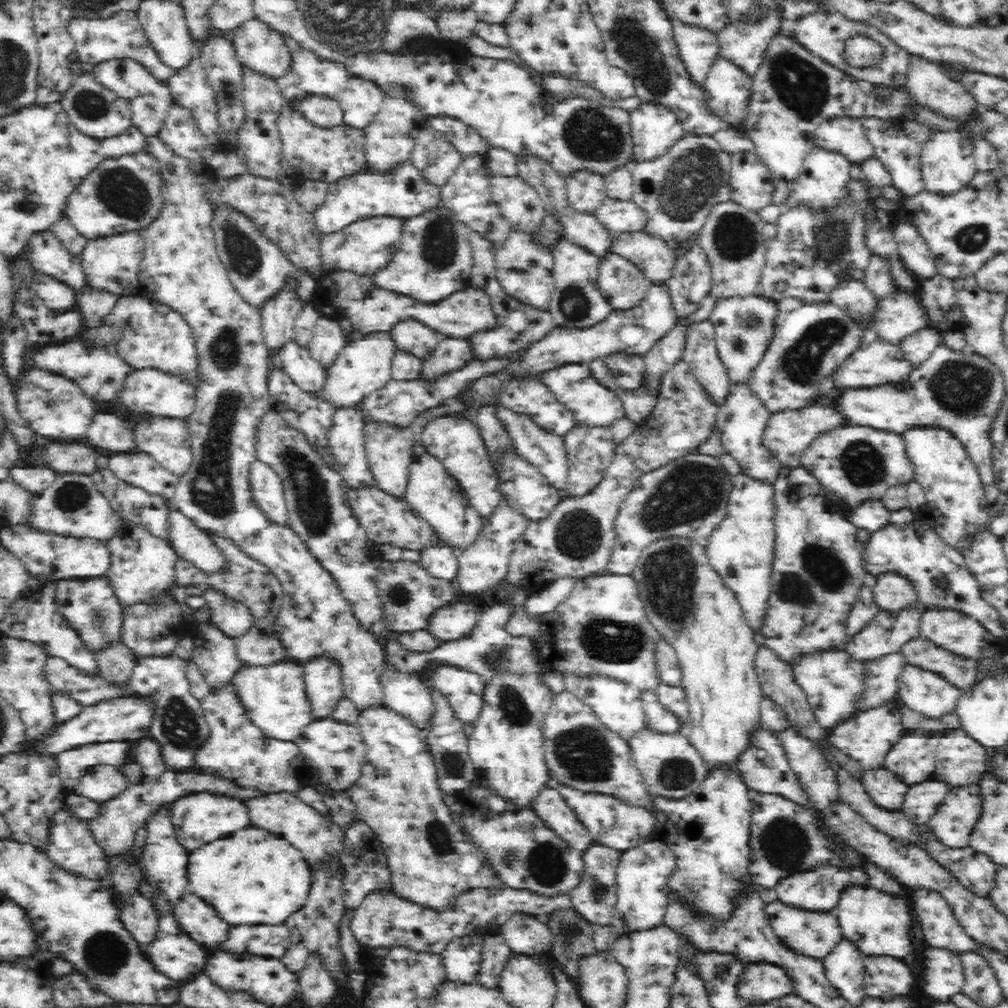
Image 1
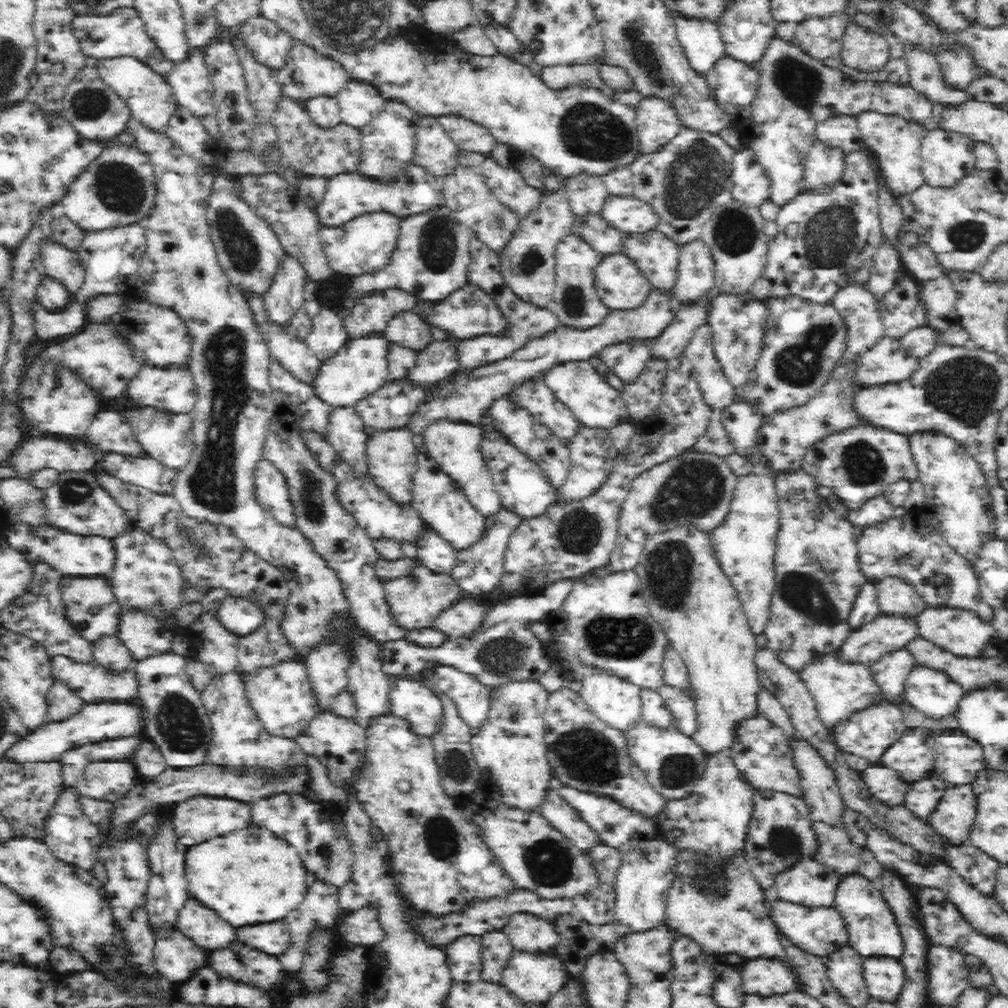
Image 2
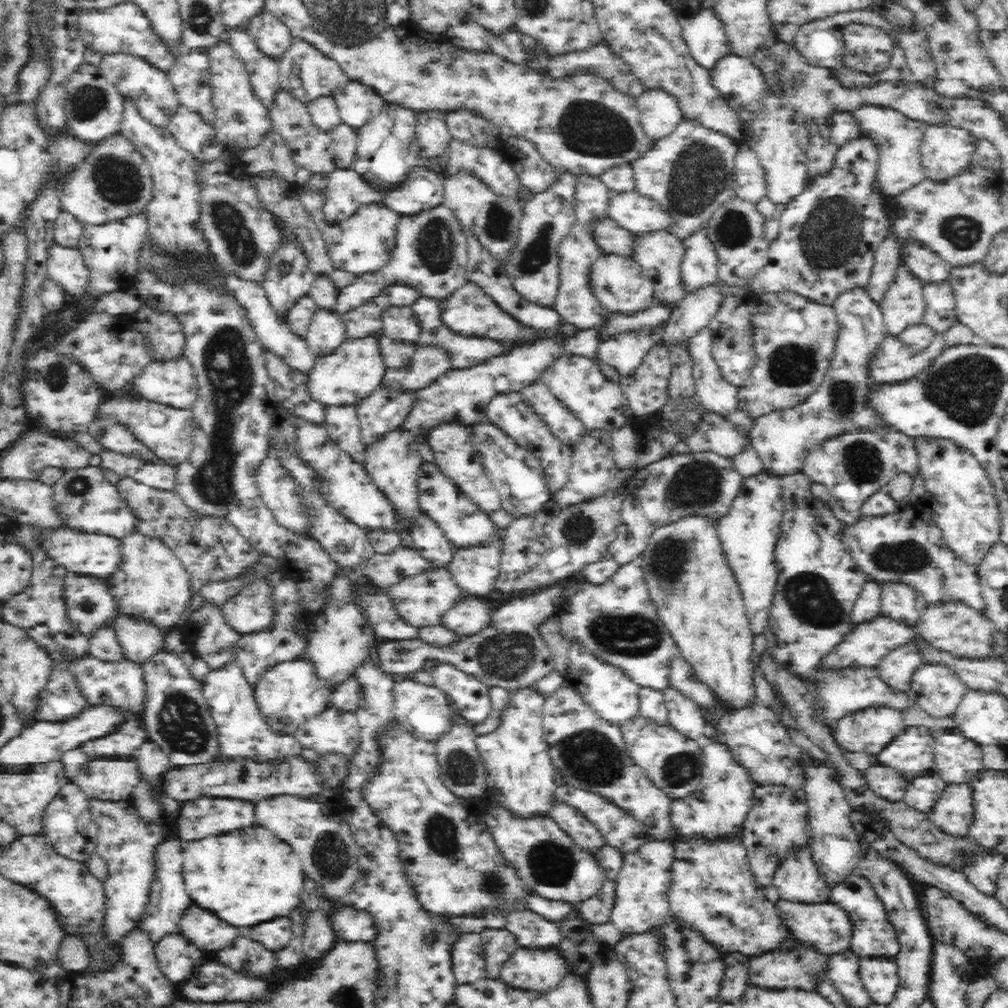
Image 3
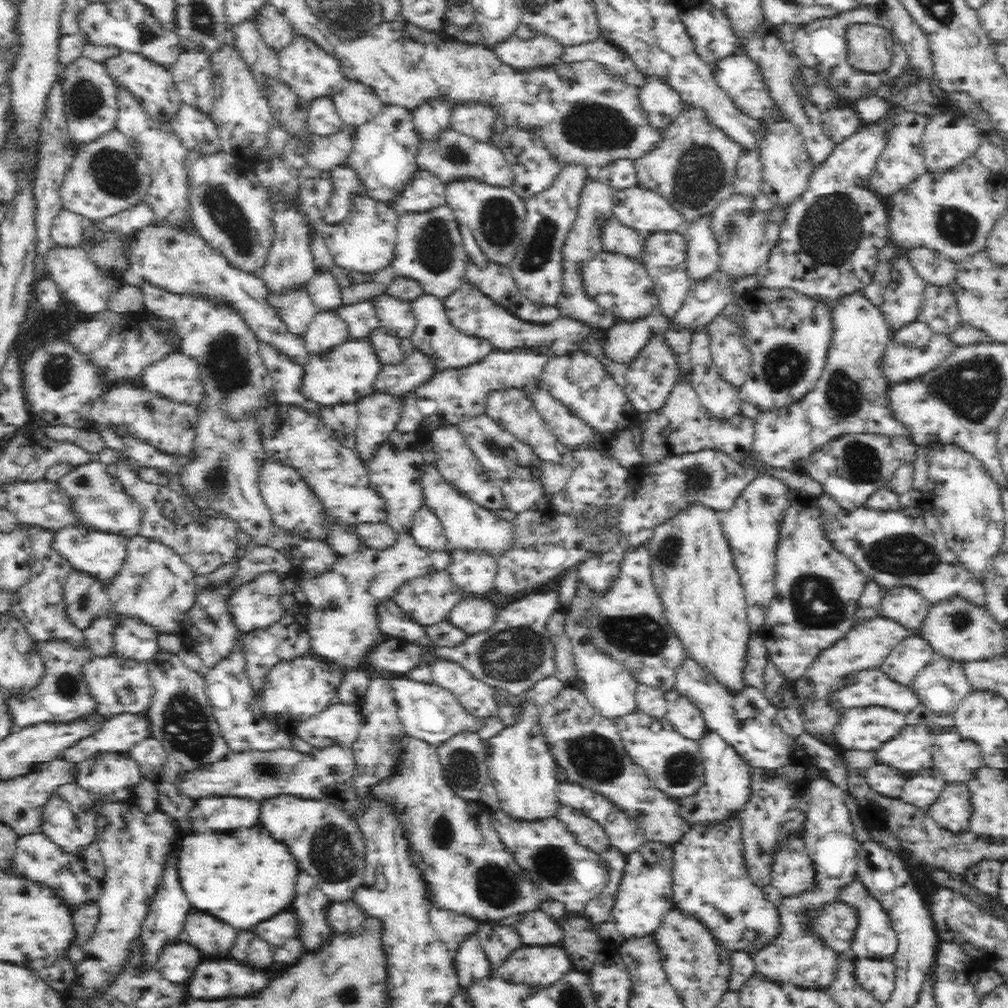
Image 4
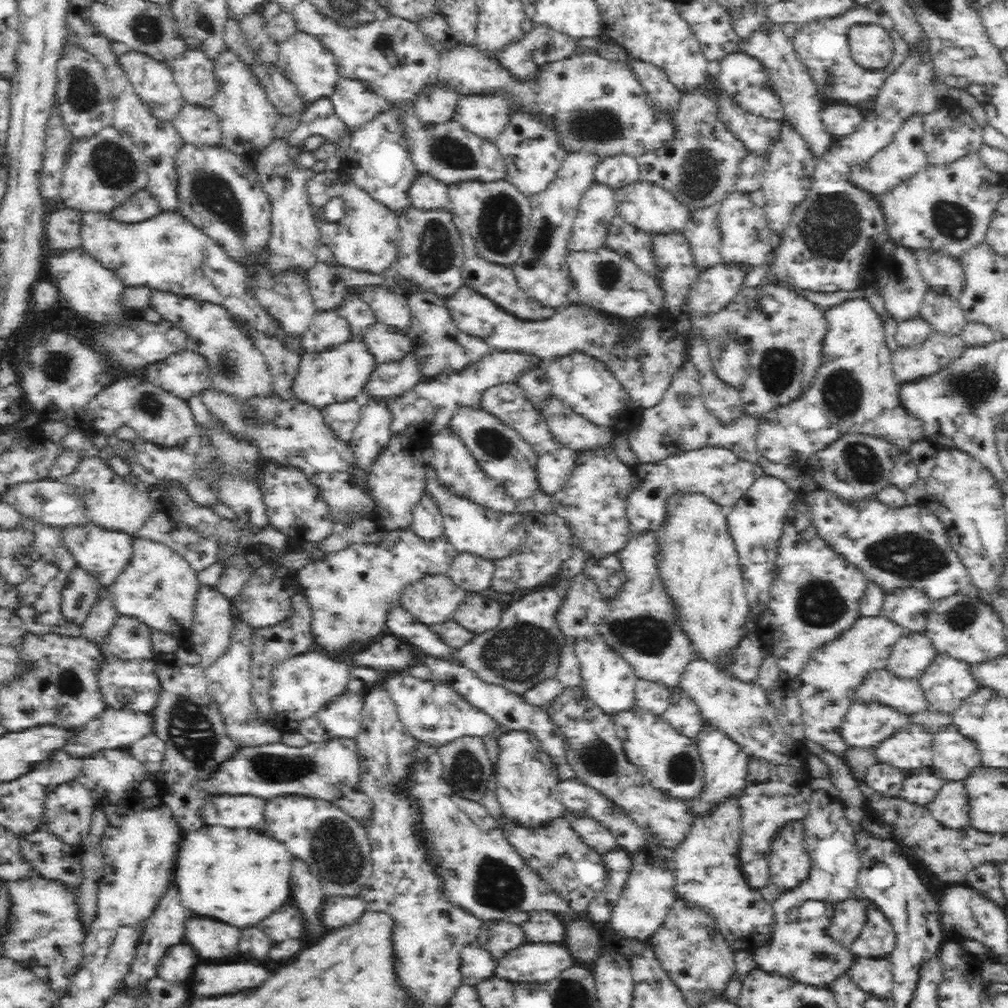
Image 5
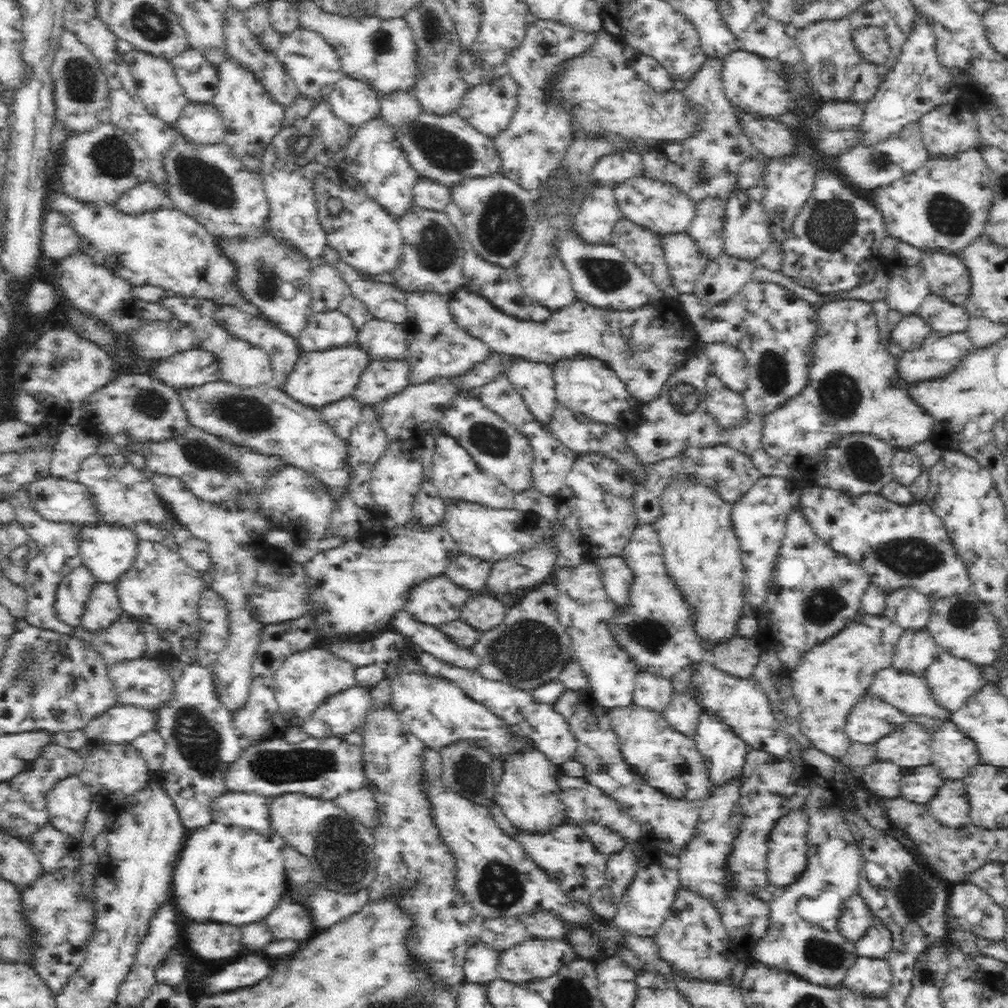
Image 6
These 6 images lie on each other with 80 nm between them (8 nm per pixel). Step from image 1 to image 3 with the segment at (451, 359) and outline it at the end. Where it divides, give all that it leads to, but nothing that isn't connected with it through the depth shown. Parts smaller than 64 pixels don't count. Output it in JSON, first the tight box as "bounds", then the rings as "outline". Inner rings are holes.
{"bounds":[379,346,450,392],"outline":[[[416,346],[404,366],[385,367],[379,386],[402,392],[415,391],[450,369],[445,350],[437,346]]]}

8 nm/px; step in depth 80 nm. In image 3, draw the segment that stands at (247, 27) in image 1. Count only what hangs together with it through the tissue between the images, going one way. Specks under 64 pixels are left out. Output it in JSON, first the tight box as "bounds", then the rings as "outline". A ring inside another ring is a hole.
{"bounds":[247,6,295,58],"outline":[[[266,6],[249,20],[247,26],[261,50],[272,58],[282,56],[295,40],[284,19],[276,17]]]}

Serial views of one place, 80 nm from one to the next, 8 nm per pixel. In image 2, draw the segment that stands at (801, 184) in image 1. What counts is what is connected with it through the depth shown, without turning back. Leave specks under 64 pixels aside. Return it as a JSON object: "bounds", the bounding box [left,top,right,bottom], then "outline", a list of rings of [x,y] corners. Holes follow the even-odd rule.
{"bounds":[802,138,844,191],"outline":[[[816,138],[805,154],[802,191],[827,187],[836,182],[844,170],[843,154],[842,149],[828,146]]]}

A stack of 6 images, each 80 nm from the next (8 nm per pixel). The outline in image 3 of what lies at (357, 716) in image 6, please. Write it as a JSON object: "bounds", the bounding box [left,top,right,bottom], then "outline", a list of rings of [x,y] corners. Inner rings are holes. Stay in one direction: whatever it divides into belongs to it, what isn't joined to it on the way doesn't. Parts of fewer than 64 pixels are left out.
{"bounds":[292,706,360,760],"outline":[[[328,706],[324,712],[304,721],[292,735],[302,747],[316,749],[320,755],[340,751],[352,760],[360,732],[355,712]]]}

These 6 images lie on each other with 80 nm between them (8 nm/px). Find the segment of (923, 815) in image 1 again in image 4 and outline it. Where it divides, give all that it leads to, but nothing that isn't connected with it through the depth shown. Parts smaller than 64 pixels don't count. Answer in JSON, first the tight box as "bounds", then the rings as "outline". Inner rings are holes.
{"bounds":[900,776,947,811],"outline":[[[912,776],[910,780],[906,780],[904,783],[900,798],[917,806],[921,811],[925,811],[928,806],[934,804],[934,800],[940,796],[940,792],[947,783],[940,776],[938,778],[934,778],[934,776]]]}

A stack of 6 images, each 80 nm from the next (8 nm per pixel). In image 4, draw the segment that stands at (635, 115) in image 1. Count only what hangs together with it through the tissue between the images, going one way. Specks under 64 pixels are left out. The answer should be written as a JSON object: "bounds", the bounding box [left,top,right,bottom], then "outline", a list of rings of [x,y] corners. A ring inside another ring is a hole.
{"bounds":[639,75,685,130],"outline":[[[656,75],[645,76],[639,98],[646,110],[648,121],[654,126],[663,127],[664,130],[685,106],[680,94]]]}

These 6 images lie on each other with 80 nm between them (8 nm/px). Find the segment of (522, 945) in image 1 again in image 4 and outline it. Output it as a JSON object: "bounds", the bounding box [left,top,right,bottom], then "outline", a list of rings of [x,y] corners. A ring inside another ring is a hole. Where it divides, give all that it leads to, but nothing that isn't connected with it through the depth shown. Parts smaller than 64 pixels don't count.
{"bounds":[514,910,562,945],"outline":[[[534,910],[522,913],[522,919],[514,923],[514,927],[524,945],[554,945],[562,940],[562,928],[552,915],[542,911]]]}

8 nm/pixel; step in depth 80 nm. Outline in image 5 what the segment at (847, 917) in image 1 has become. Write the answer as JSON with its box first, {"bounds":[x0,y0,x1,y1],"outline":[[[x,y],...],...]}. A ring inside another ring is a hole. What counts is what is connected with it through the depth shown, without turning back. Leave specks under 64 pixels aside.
{"bounds":[850,902,895,959],"outline":[[[866,902],[868,922],[862,928],[860,936],[850,944],[853,954],[857,957],[884,959],[895,946],[895,933],[885,916]]]}

